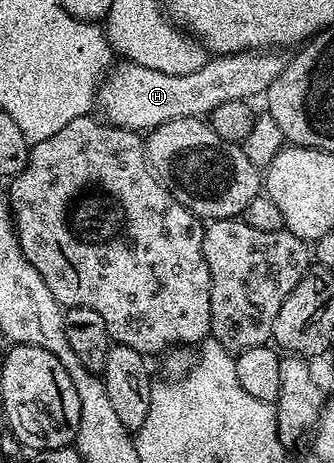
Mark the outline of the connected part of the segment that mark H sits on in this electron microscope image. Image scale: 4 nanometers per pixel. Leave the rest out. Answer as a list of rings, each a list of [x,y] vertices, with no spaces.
[[[251,49],[249,51],[238,51],[235,55],[220,55],[207,58],[202,68],[184,76],[172,76],[170,73],[160,73],[155,69],[145,68],[144,65],[122,61],[113,68],[103,79],[101,87],[98,88],[96,96],[97,106],[102,106],[101,114],[105,122],[113,123],[116,127],[123,127],[129,131],[149,133],[154,128],[164,125],[168,121],[177,119],[202,119],[209,116],[210,112],[228,101],[254,101],[258,95],[265,96],[266,90],[284,73],[288,55],[282,49]]]

